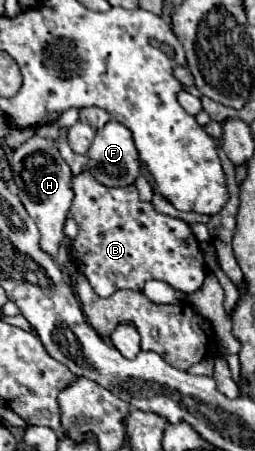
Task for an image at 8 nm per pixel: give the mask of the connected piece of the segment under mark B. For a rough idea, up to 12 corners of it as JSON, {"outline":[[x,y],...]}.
{"outline":[[90,172],[74,262],[100,296],[206,276],[190,226]]}

